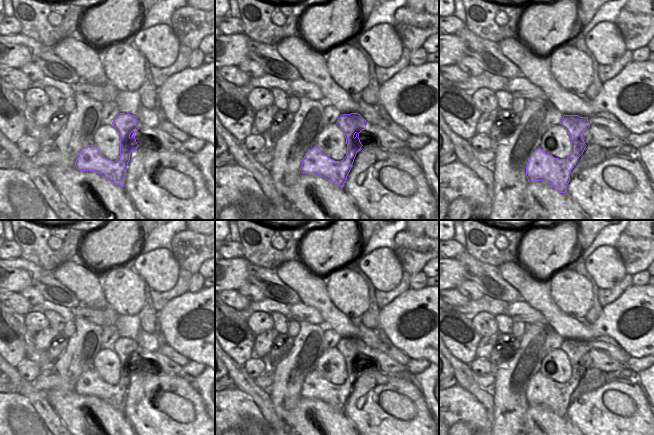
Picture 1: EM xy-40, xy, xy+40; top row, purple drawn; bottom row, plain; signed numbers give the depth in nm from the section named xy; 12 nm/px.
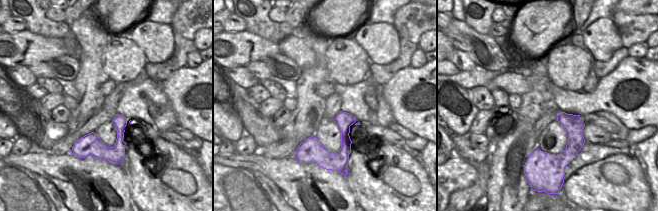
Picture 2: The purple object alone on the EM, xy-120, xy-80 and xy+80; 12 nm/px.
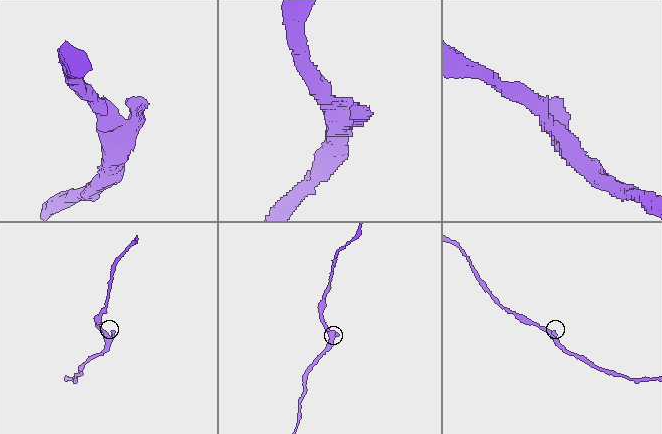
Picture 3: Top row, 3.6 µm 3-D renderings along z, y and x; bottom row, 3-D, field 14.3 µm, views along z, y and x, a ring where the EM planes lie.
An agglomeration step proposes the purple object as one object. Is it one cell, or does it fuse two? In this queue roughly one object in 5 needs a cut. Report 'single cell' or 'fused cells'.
single cell

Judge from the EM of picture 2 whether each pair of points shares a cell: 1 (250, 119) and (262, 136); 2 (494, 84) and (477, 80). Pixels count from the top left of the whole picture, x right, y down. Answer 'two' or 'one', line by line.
1: one
2: two

